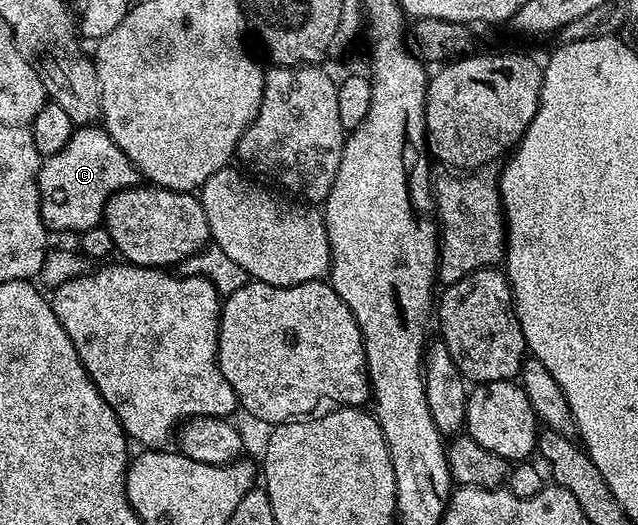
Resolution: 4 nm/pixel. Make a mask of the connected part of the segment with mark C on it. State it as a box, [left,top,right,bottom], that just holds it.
[37,126,139,234]

